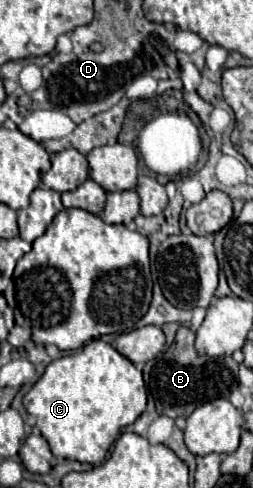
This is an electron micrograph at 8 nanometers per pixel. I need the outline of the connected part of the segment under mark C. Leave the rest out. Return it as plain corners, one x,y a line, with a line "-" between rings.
93,339
88,345
80,347
78,351
52,361
46,367
42,379
38,379
34,387
24,395
22,403
28,415
36,419
36,427
40,429
42,437
48,441
50,451
56,457
100,465
110,445
120,435
120,429
134,423
146,409
147,392
145,383
142,381
142,371
138,371
110,343
104,343
102,339

